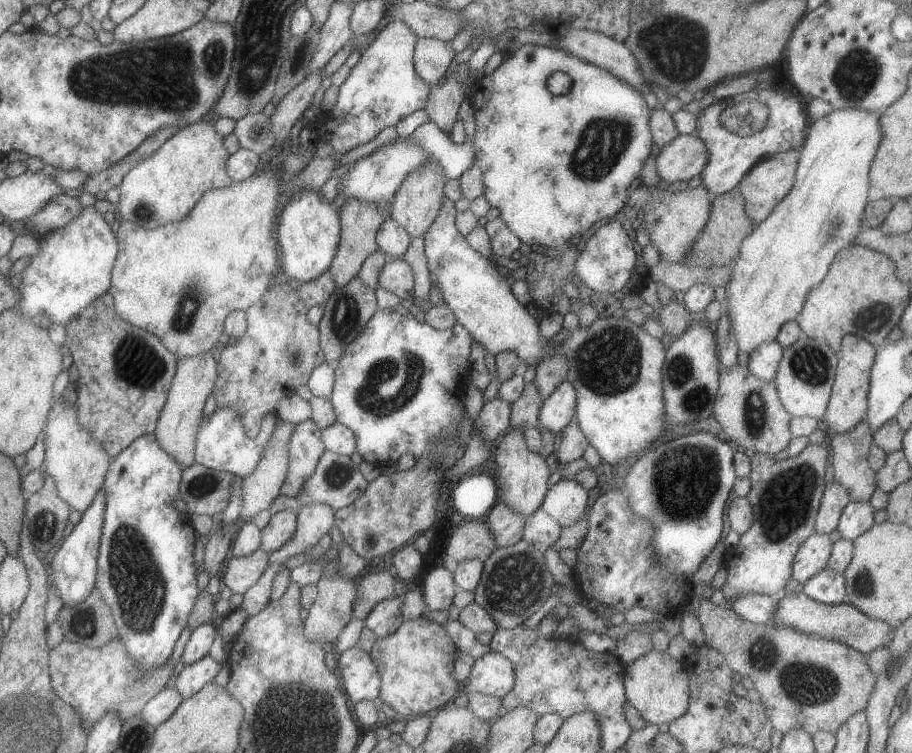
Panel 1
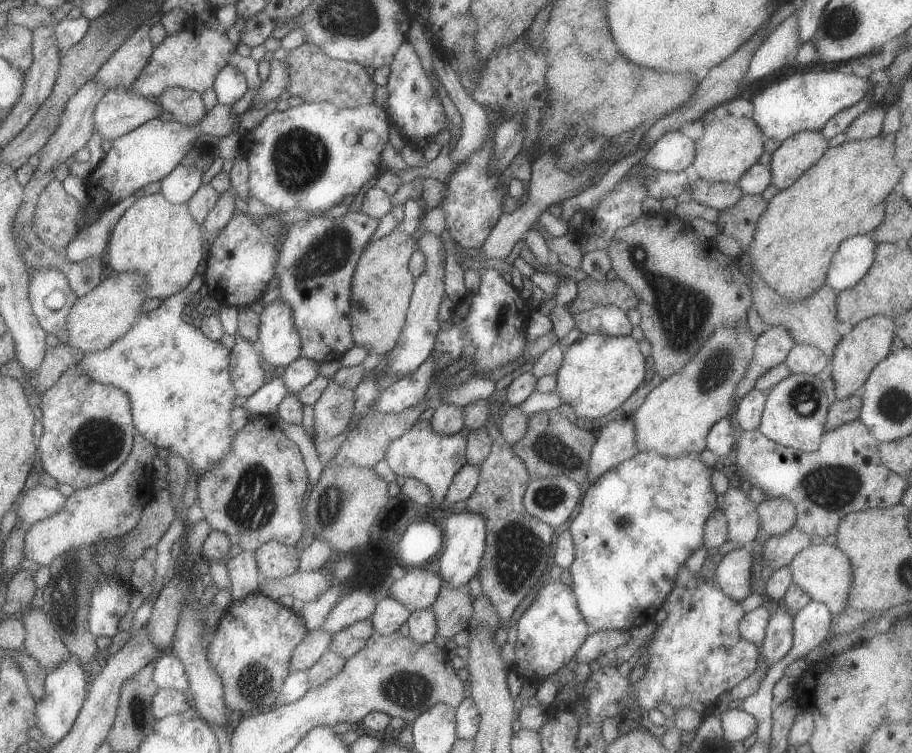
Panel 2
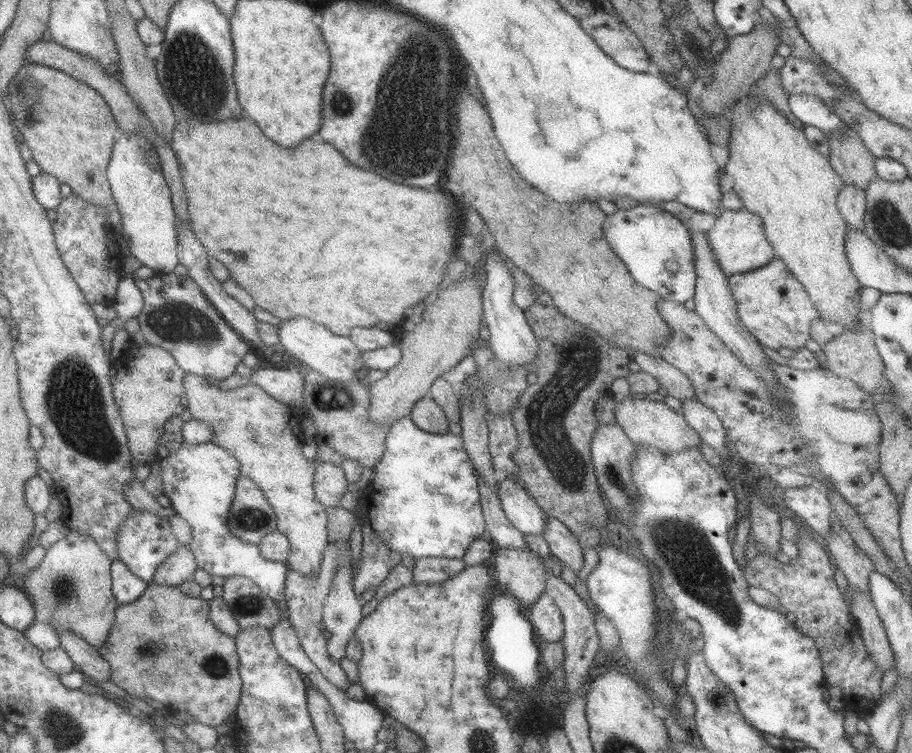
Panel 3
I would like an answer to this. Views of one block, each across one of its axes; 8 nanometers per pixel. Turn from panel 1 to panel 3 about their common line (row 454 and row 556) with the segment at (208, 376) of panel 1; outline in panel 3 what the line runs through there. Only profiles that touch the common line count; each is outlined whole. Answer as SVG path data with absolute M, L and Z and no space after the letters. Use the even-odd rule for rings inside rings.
M181 545L181 548L158 566L151 582L178 587L186 580L192 579L196 567L197 562L190 547Z

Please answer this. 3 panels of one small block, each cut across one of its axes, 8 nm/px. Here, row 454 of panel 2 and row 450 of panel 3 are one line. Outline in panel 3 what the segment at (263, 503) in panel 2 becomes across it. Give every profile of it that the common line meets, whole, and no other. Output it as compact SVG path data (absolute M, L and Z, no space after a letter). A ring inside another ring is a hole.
M186 374L184 379L185 398L188 406L185 408L193 419L202 421L210 427L211 442L234 455L240 463L240 477L253 480L264 493L266 500L274 509L277 520L277 530L287 536L290 543L290 554L287 560L289 568L298 571L300 575L315 577L319 571L322 555L328 540L327 510L316 498L313 478L316 460L308 460L303 455L305 434L302 431L300 416L291 405L272 398L259 386L242 386L234 390L222 390L218 384L209 383L209 378L195 374Z

